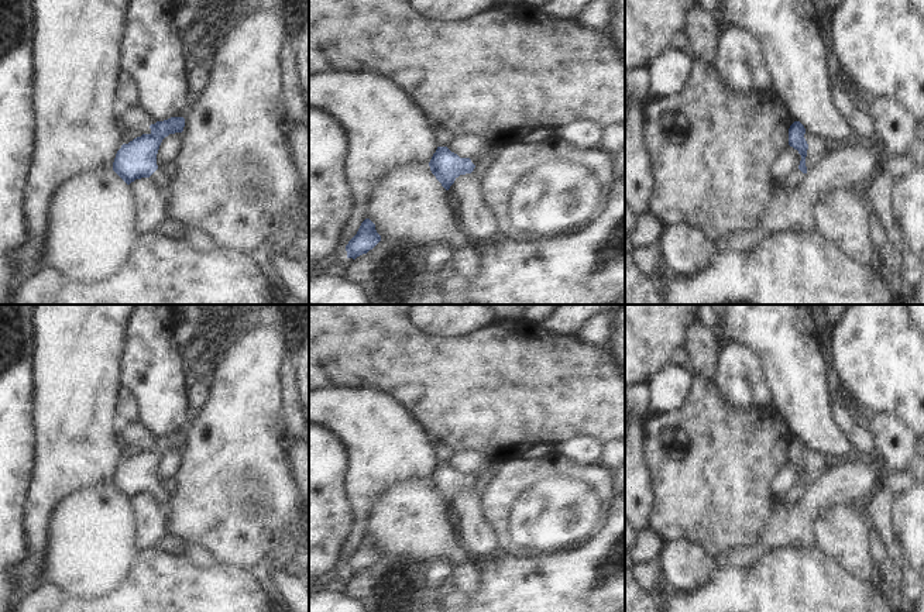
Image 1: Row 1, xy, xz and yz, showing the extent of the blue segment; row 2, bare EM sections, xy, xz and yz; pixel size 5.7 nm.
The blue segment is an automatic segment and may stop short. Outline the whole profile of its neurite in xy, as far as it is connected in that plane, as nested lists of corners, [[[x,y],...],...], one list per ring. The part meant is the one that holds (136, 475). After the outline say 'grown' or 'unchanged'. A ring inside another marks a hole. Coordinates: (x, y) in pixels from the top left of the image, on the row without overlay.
[[[171,433],[164,437],[151,440],[151,448],[134,454],[128,460],[123,460],[117,467],[113,486],[130,501],[135,495],[150,494],[162,509],[164,515],[169,515],[169,494],[158,484],[157,470],[165,453],[182,448],[185,443],[183,433]]] | grown

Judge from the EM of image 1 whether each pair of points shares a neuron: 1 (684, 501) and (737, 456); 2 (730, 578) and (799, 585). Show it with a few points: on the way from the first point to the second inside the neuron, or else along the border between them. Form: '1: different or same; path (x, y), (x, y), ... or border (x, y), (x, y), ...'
1: same; path (697, 495), (724, 468)
2: same; path (746, 585), (782, 585)

